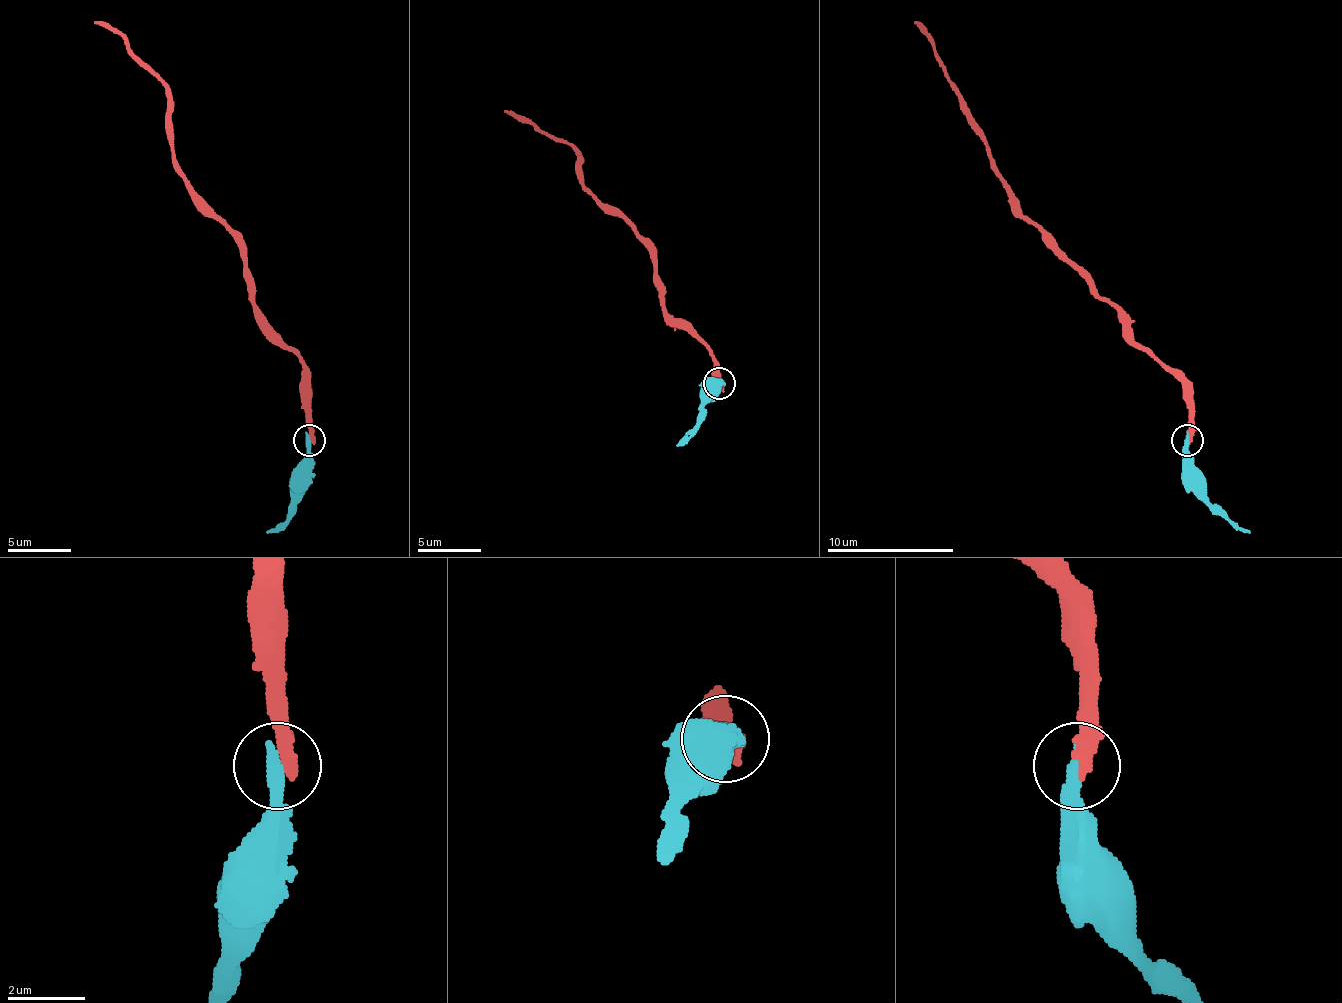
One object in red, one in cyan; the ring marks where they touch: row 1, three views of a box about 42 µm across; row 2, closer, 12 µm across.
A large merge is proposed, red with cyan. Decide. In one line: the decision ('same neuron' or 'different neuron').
same neuron

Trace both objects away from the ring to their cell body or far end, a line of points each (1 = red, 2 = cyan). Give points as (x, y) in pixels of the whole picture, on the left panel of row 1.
1: (309, 440), (309, 371), (255, 310), (246, 246), (208, 208), (179, 167), (166, 84), (119, 33), (93, 21)
2: (309, 440), (309, 485), (294, 501), (294, 510), (265, 533)

